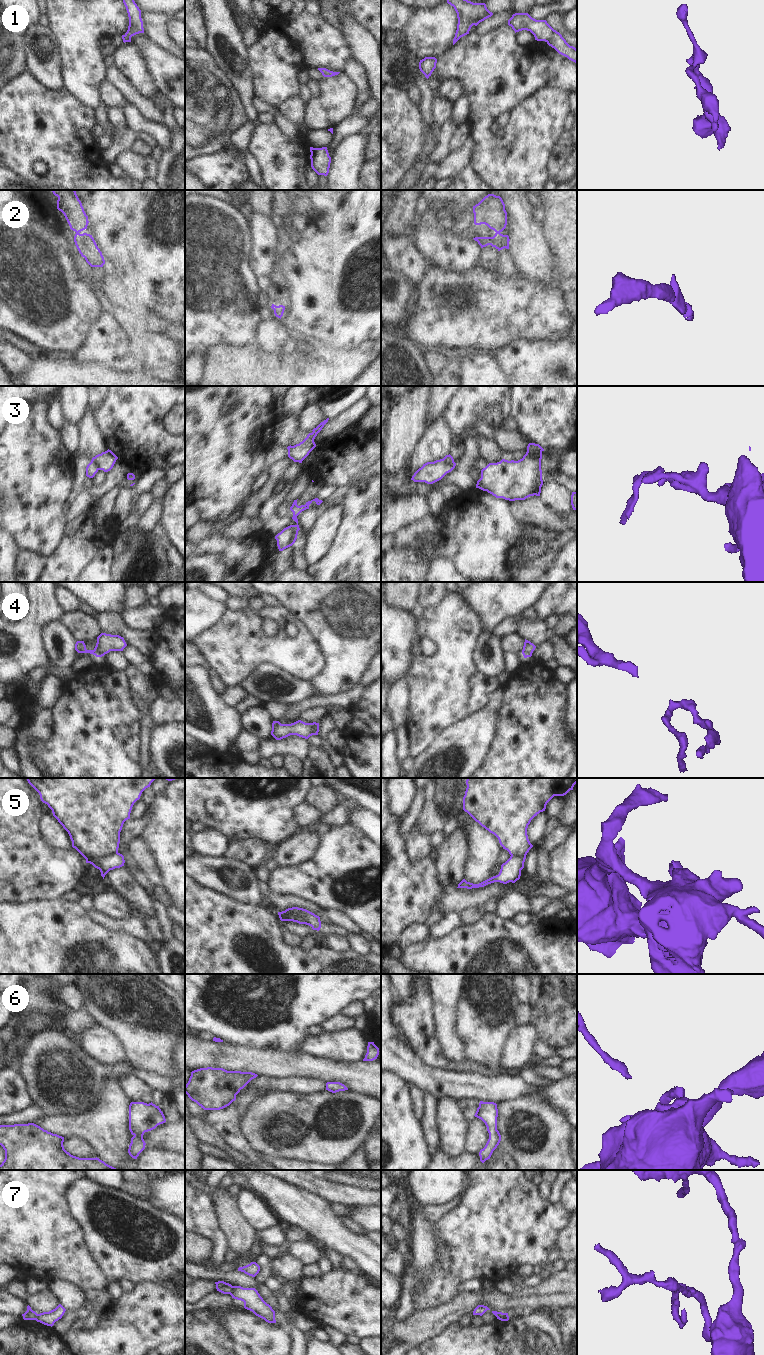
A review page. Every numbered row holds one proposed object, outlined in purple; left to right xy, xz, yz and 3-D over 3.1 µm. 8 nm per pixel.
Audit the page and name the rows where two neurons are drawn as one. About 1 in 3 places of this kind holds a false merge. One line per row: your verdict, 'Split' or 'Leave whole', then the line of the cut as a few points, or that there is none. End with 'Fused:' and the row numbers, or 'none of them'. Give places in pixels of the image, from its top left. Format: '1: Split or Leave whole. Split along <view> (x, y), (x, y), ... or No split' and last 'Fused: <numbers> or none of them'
1: Leave whole. No split
2: Leave whole. No split
3: Split. Split along yz (443, 458), (448, 463), (454, 463)
4: Leave whole. No split
5: Split. Split along xy (117, 851), (111, 854), (90, 857), (86, 860)
6: Leave whole. No split
7: Split. Split along xz (233, 1286), (230, 1294)
Fused: 3, 5, 7

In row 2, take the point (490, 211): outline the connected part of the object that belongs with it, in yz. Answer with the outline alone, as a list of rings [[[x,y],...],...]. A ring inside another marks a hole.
[[[488,194],[478,204],[473,206],[474,224],[485,224],[496,233],[493,237],[475,237],[473,238],[481,248],[491,245],[498,251],[509,249],[509,236],[501,232],[507,225],[507,212],[505,204],[500,196]]]

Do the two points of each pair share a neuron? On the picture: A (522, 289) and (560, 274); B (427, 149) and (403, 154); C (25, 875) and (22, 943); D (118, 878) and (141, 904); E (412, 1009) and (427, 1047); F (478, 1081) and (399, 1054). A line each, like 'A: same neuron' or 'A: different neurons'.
A: different neurons
B: different neurons
C: different neurons
D: same neuron
E: same neuron
F: same neuron

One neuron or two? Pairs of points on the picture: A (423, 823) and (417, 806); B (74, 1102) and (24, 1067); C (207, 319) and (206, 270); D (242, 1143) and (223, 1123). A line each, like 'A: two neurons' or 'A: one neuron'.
A: two neurons
B: one neuron
C: one neuron
D: one neuron

